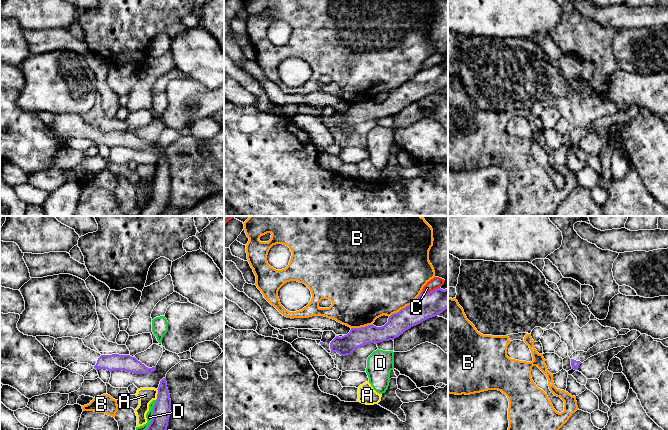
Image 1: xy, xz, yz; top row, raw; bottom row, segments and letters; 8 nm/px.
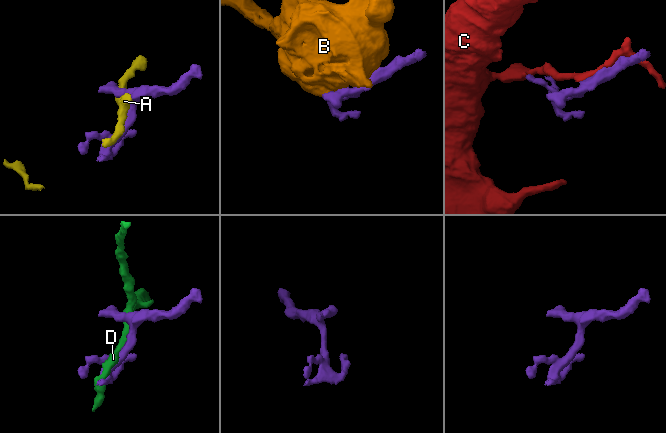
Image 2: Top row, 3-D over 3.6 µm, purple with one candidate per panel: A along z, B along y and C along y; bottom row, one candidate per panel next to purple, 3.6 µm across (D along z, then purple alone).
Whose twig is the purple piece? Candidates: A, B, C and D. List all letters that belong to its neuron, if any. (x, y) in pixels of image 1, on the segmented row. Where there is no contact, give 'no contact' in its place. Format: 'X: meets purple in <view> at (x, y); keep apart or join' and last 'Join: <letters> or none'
A: meets purple in xy at (157, 394); keep apart
B: meets purple in xz at (405, 307); keep apart
C: meets purple in xz at (429, 292); keep apart
D: meets purple in xy at (153, 414); keep apart
Join: none

